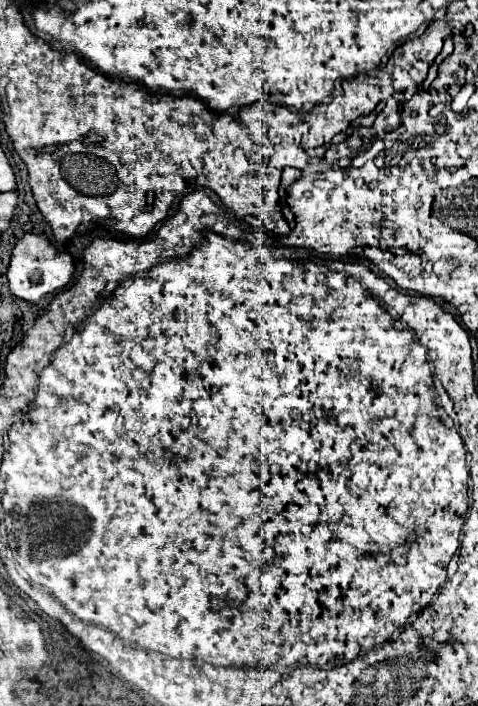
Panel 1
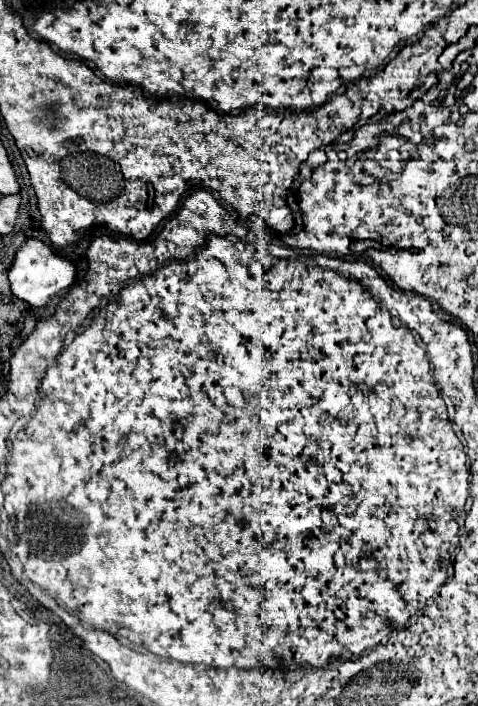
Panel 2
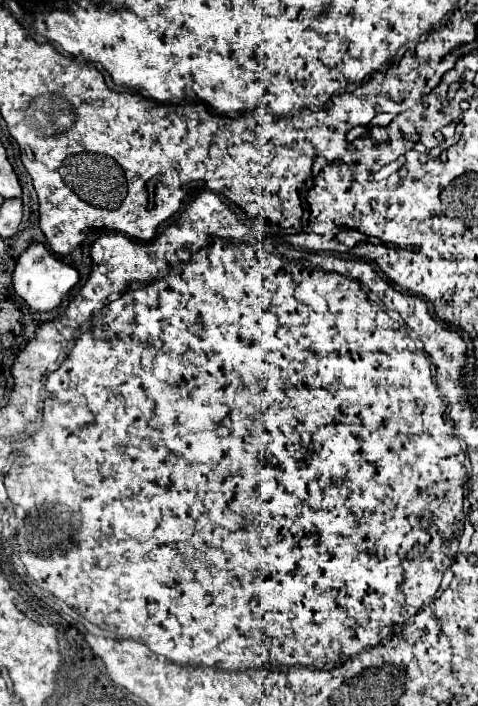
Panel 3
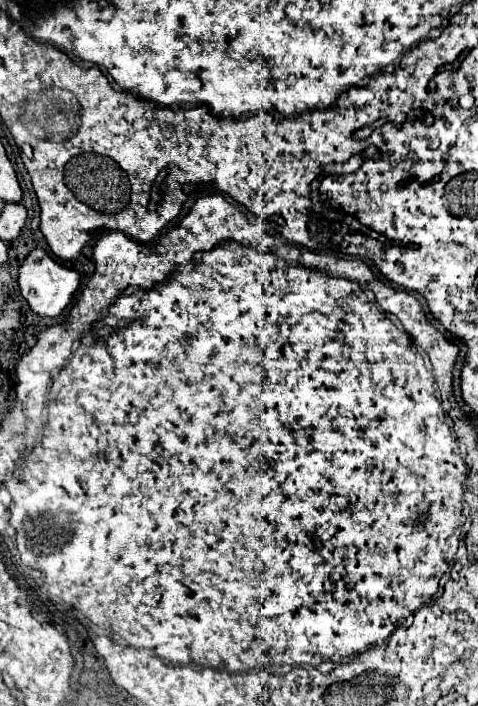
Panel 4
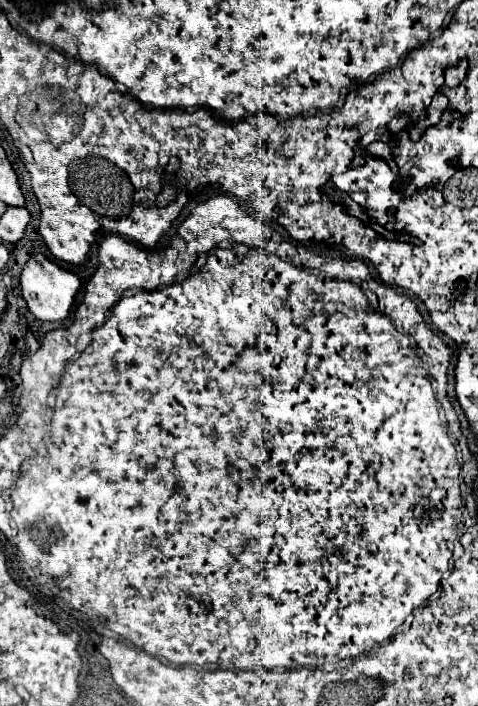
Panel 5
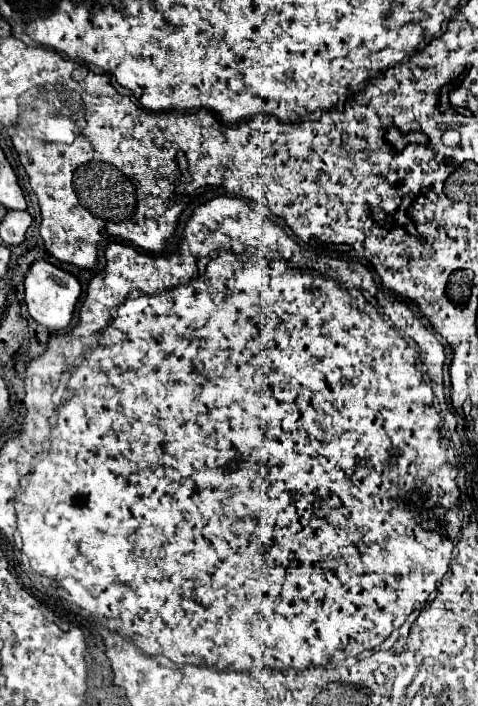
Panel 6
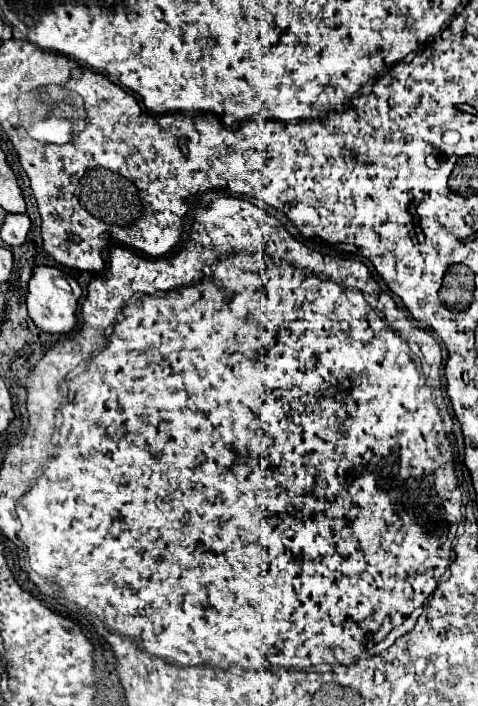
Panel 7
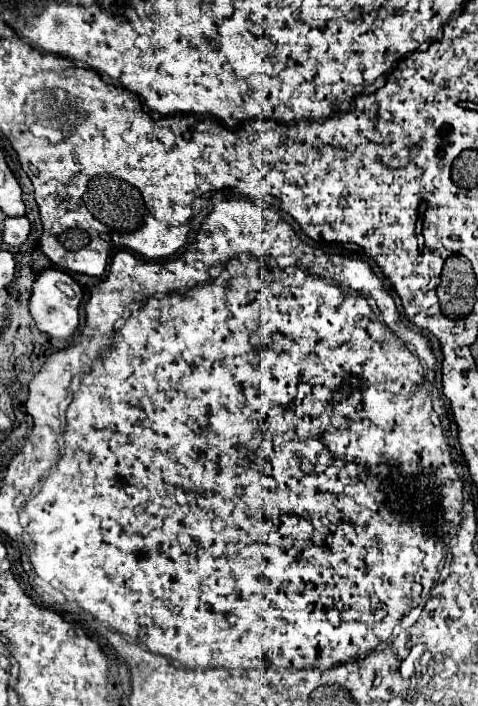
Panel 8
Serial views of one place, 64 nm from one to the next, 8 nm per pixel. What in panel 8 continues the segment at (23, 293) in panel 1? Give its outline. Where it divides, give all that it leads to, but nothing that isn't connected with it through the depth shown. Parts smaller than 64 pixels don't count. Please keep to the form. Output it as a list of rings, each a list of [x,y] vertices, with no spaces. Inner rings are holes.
[[[48,268],[42,270],[32,286],[32,298],[30,298],[30,314],[38,326],[40,332],[58,338],[68,340],[78,328],[78,304],[82,300],[82,286],[68,276],[66,272]]]

